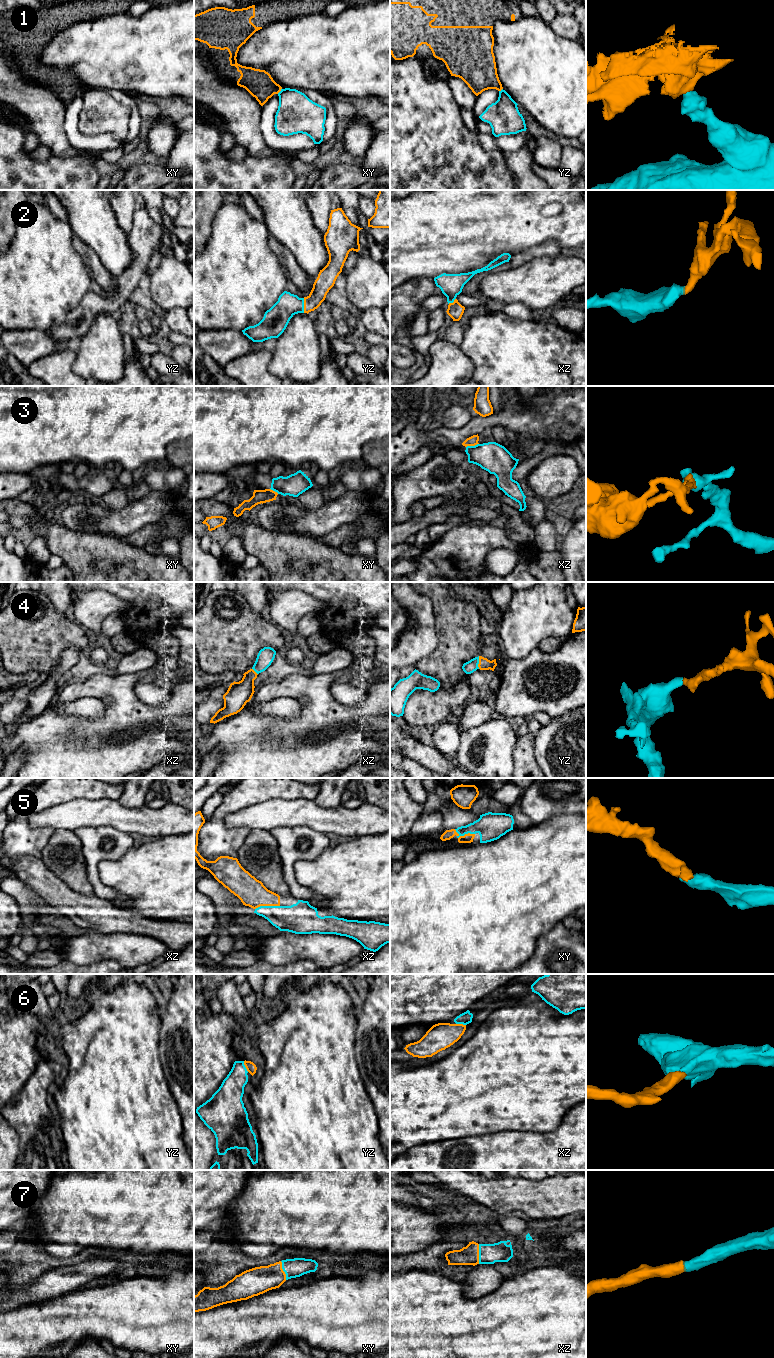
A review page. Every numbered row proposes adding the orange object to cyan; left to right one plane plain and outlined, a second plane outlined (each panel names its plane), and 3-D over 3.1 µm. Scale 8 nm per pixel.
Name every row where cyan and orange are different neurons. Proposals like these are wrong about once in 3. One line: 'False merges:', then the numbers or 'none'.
False merges: 1, 3

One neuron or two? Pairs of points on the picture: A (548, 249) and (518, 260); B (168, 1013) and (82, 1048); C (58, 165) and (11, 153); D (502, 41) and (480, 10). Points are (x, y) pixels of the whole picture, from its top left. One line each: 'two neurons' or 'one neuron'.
A: one neuron
B: two neurons
C: one neuron
D: two neurons

